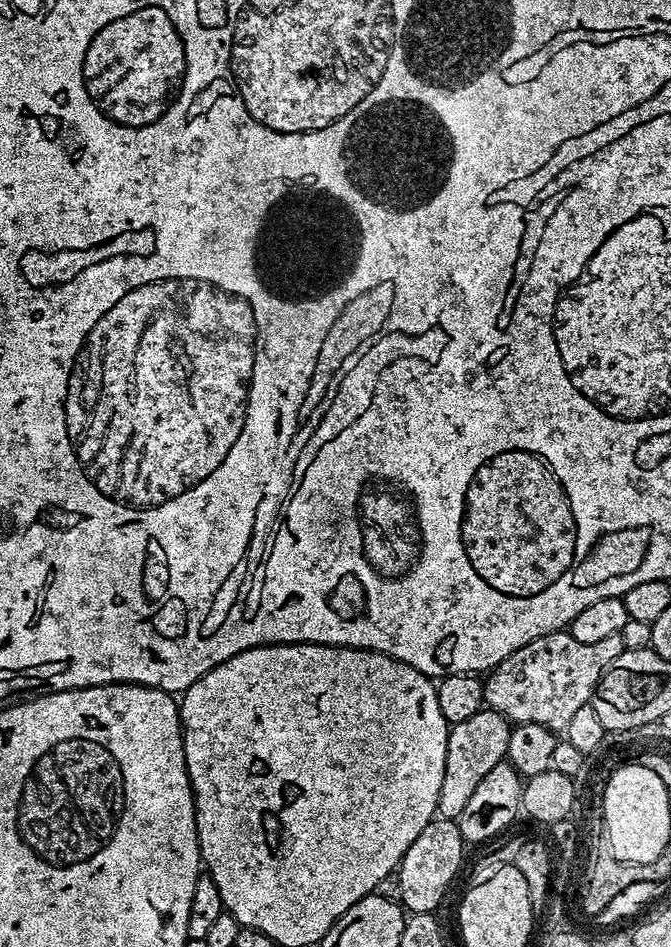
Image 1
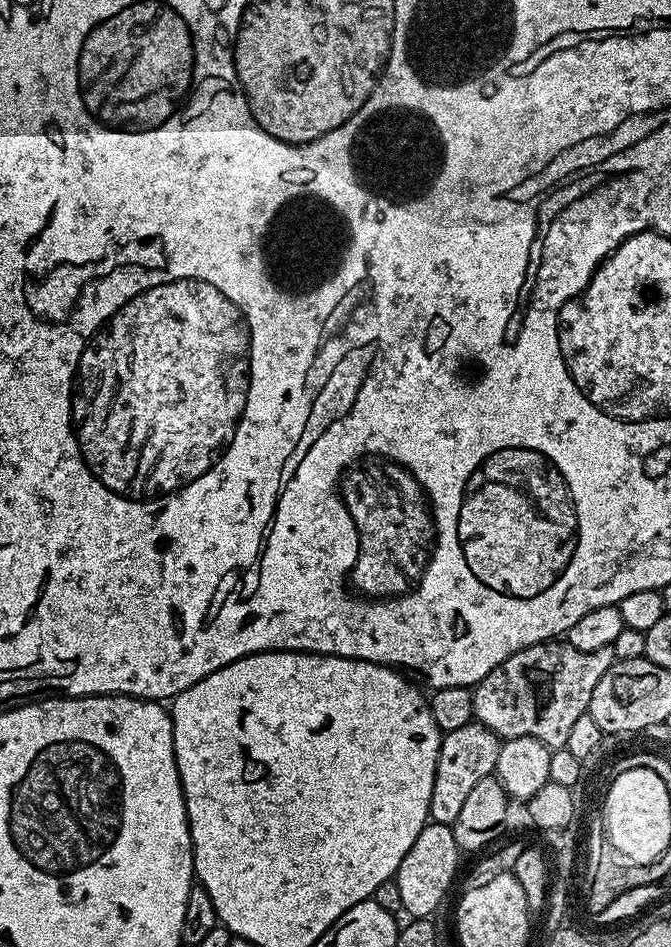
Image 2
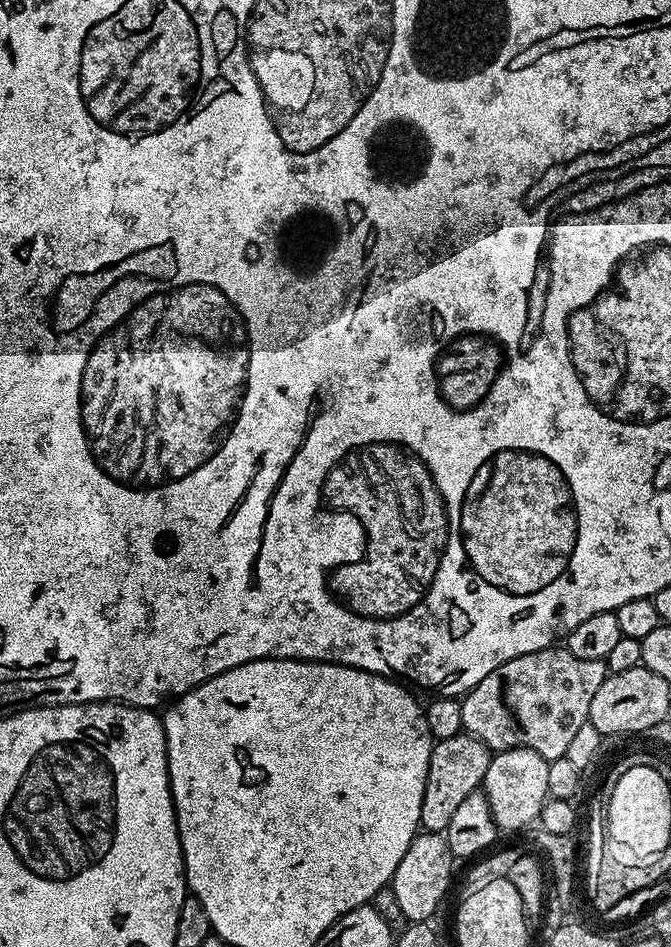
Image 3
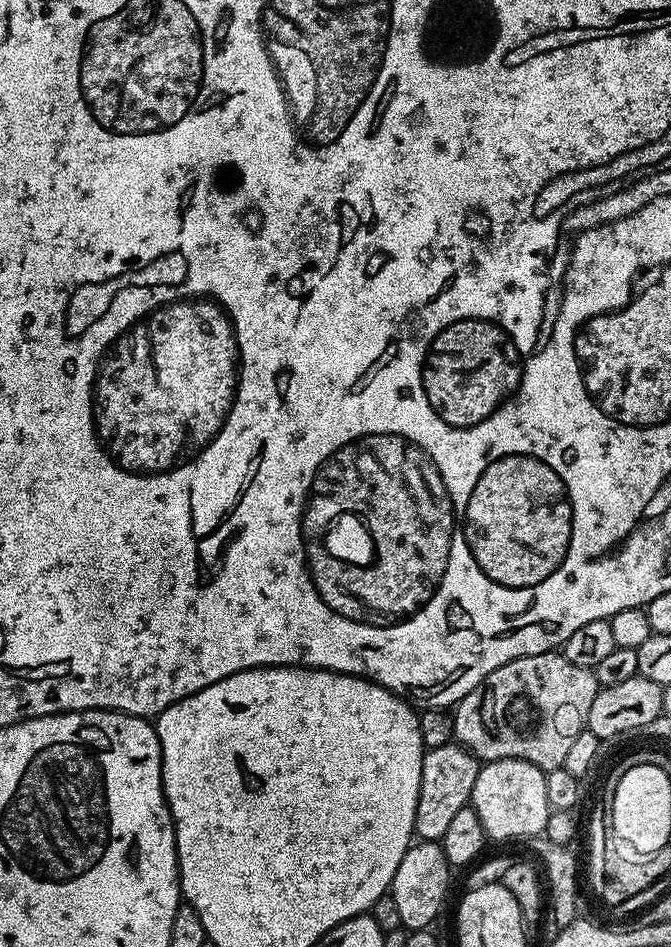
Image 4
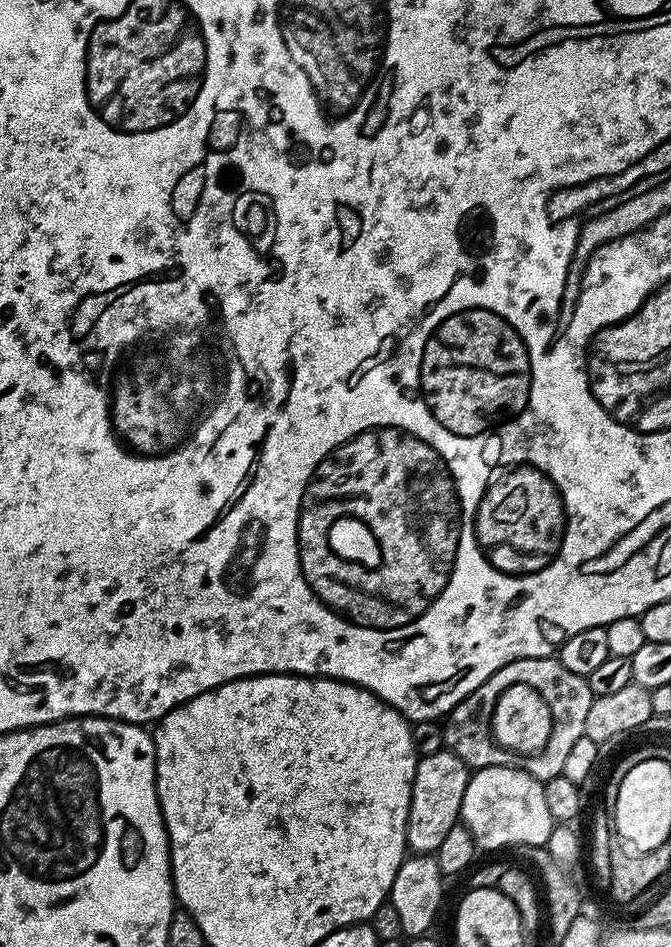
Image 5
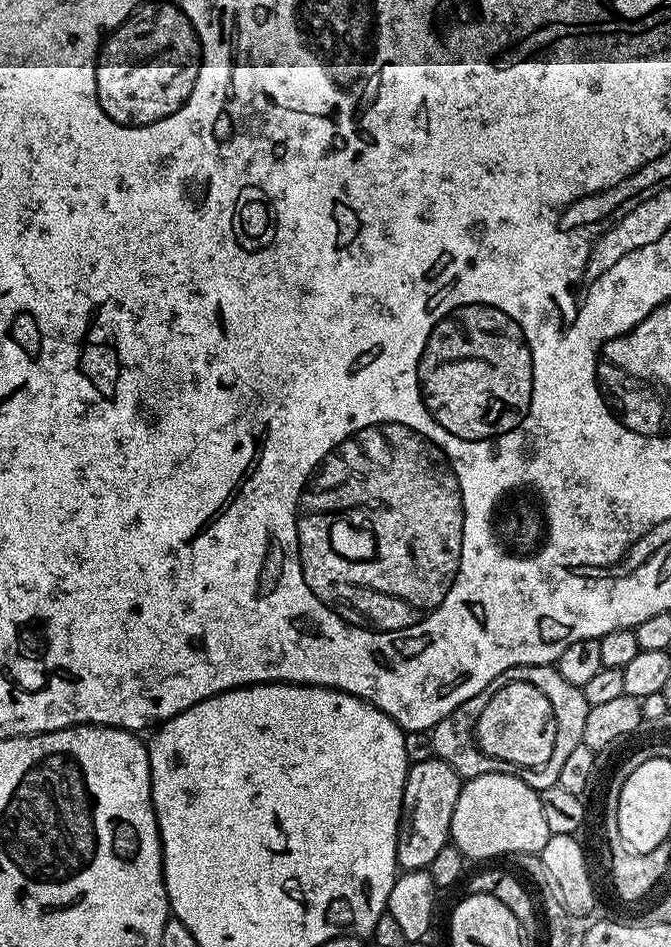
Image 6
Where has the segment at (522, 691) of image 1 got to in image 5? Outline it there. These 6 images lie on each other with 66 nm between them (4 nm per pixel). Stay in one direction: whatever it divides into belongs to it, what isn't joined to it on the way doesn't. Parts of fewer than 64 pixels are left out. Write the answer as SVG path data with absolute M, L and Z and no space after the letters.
M555 655L543 656L542 658L522 658L502 666L478 690L471 692L457 708L453 708L450 713L452 720L452 732L456 735L456 740L468 744L472 748L481 748L488 752L494 748L494 741L490 735L492 726L492 708L496 705L496 697L500 696L510 686L530 686L546 702L552 715L552 729L550 738L546 746L542 746L539 754L533 755L530 762L527 761L526 767L537 780L543 782L561 775L566 766L566 757L570 755L570 749L578 738L585 736L584 727L586 726L586 714L590 714L590 706L594 699L587 679L574 670L568 670L562 666L562 662Z

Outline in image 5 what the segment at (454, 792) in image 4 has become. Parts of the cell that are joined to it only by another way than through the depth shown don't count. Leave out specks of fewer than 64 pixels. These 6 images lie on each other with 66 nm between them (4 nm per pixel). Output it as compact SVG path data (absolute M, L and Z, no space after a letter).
M448 751L420 756L416 762L408 815L408 848L416 854L435 853L442 846L442 838L446 838L446 834L450 834L450 830L460 820L470 768L464 765L462 757Z

